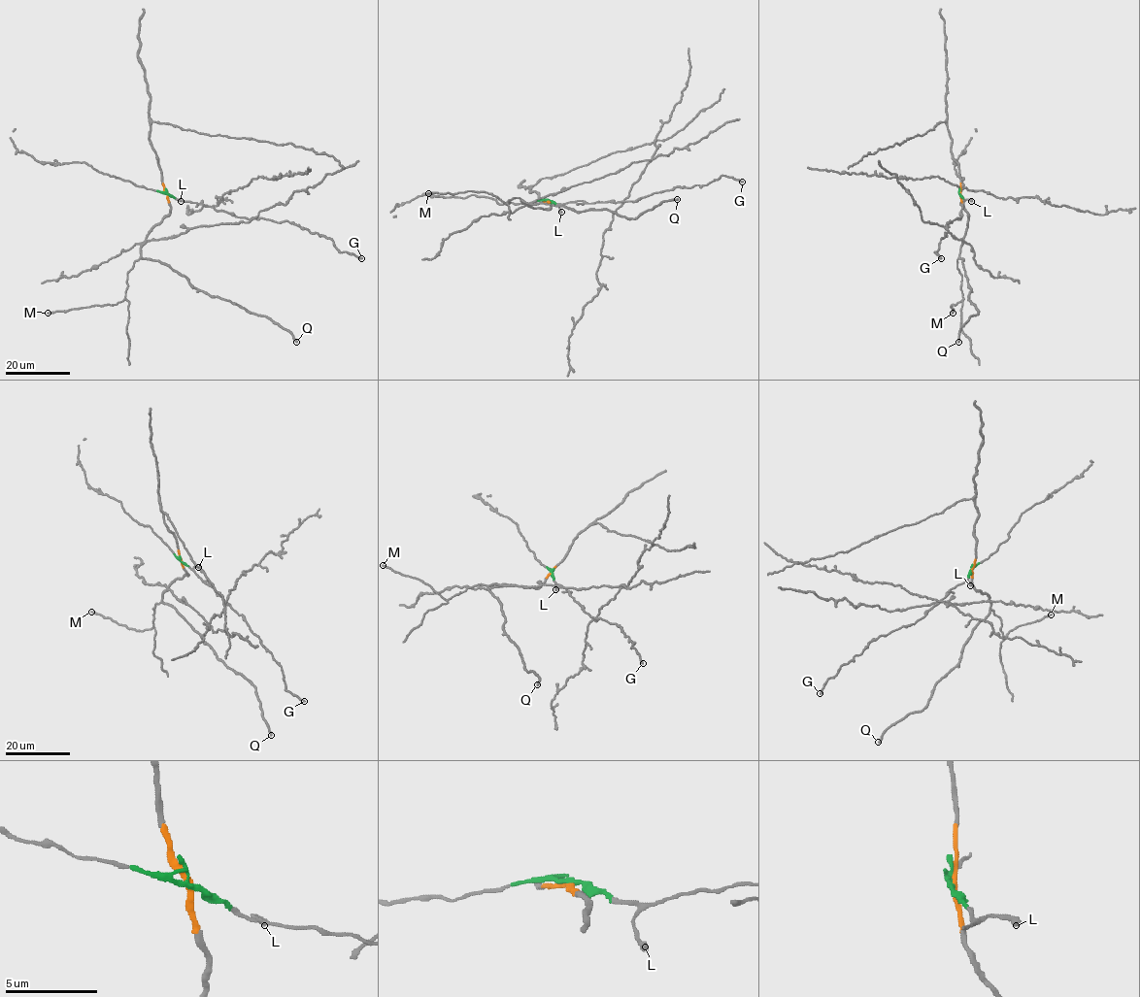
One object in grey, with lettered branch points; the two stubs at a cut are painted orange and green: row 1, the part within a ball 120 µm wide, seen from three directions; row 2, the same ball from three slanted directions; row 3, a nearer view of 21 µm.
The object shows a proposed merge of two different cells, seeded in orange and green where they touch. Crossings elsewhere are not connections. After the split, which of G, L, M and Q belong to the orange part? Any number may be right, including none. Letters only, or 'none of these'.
M, Q

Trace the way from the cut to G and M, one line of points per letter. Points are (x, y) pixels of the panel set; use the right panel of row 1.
G: (959, 193), (963, 199), (960, 204), (962, 216), (947, 224), (947, 229), (935, 251), (941, 258)
M: (959, 192), (967, 214), (967, 229), (957, 262), (962, 299), (952, 305), (953, 314)

